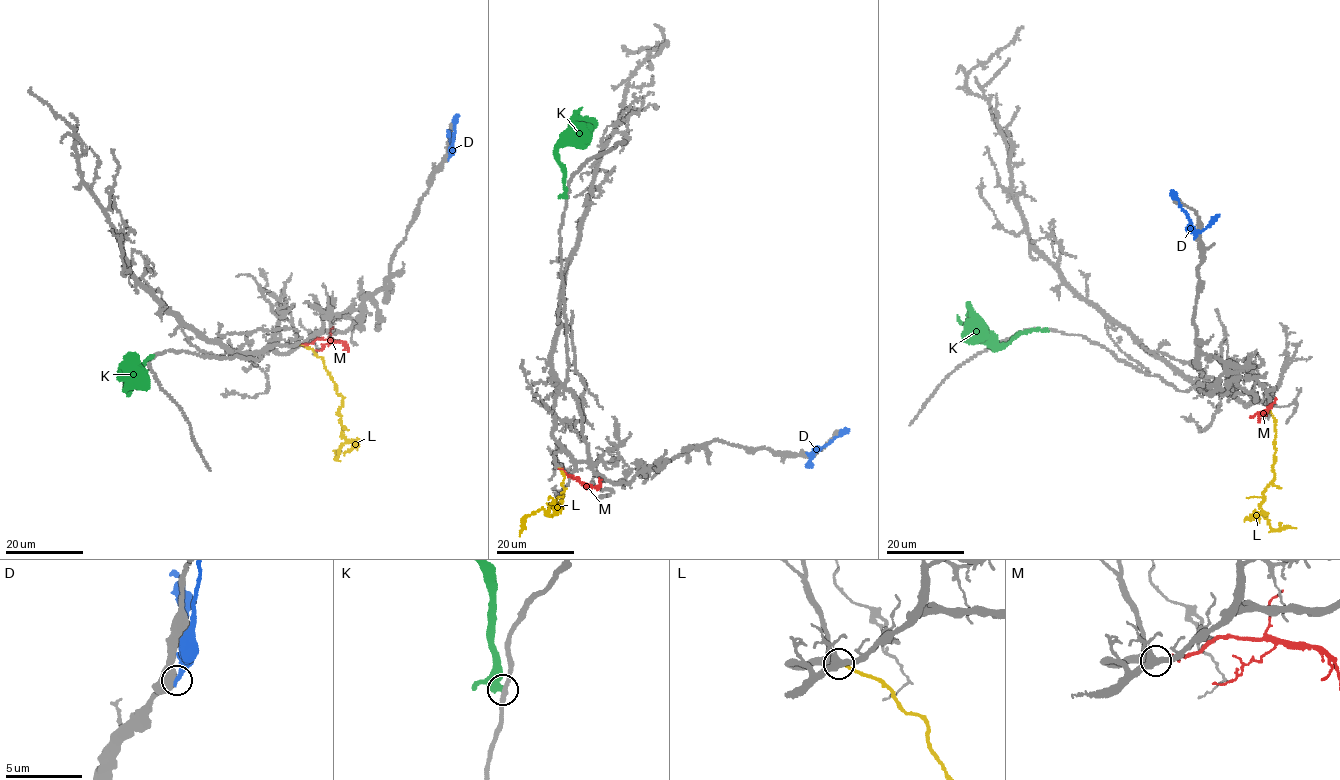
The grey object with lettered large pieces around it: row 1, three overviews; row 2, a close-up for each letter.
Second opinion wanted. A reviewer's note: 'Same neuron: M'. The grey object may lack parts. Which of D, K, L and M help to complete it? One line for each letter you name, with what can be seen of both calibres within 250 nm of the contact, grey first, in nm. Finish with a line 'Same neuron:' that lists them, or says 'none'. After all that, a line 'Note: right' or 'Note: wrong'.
M: calibres 300 and 190 nm
Same neuron: M
Note: right

